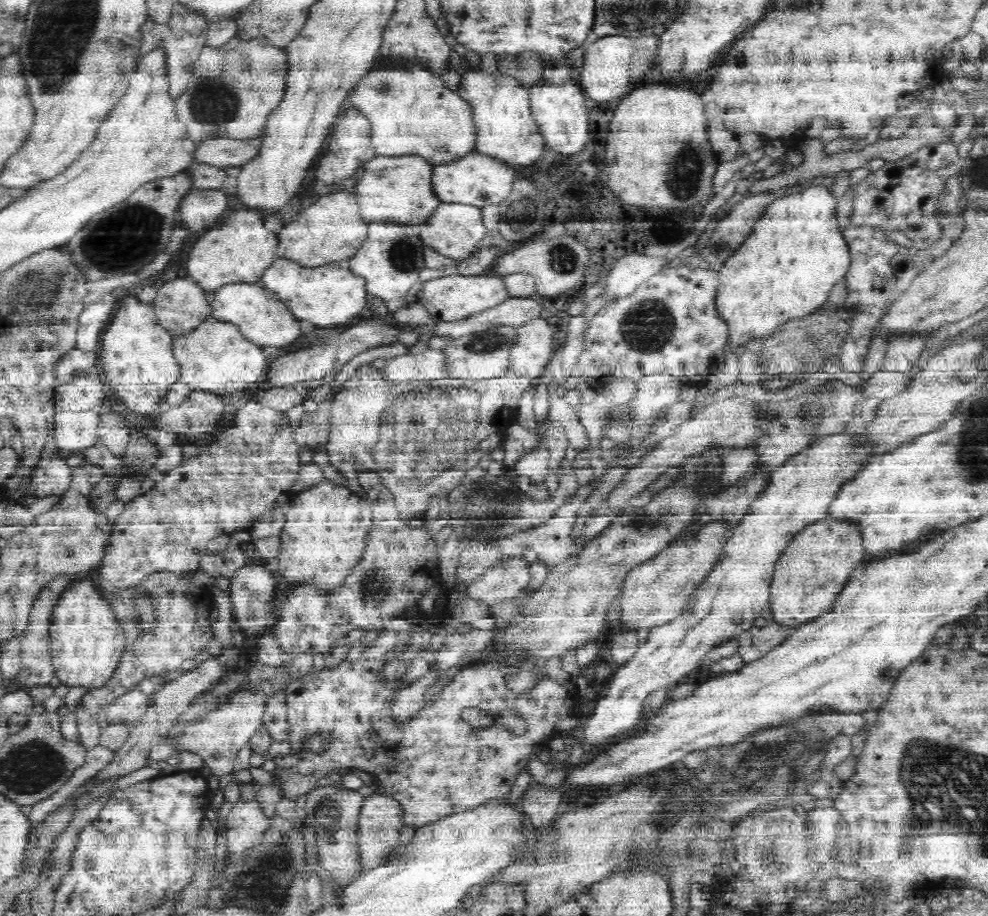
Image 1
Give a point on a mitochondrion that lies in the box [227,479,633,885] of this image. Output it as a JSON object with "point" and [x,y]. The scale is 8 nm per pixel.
{"point":[324,810]}

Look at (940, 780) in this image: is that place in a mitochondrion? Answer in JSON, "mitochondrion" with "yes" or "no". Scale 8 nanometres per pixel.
{"mitochondrion":"yes"}

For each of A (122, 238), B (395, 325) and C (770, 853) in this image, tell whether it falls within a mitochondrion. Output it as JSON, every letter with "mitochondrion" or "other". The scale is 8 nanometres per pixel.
{"A":"mitochondrion","B":"other","C":"mitochondrion"}

